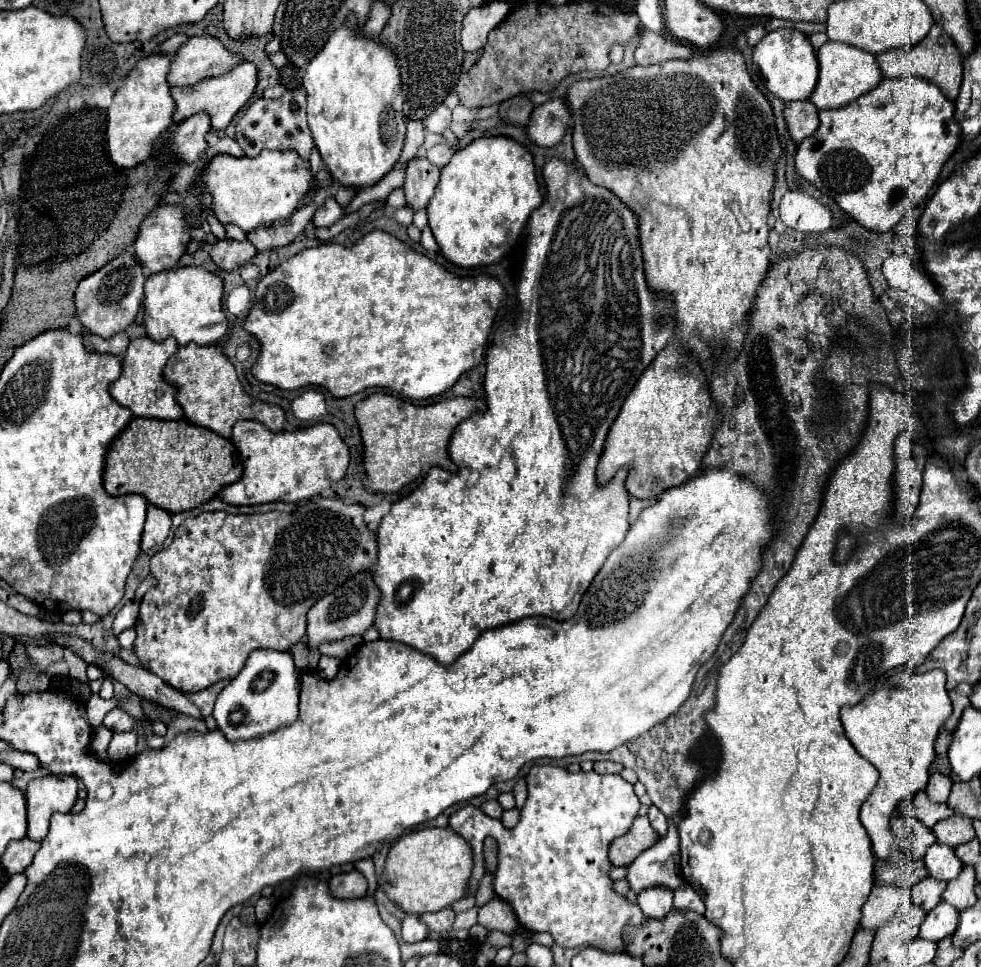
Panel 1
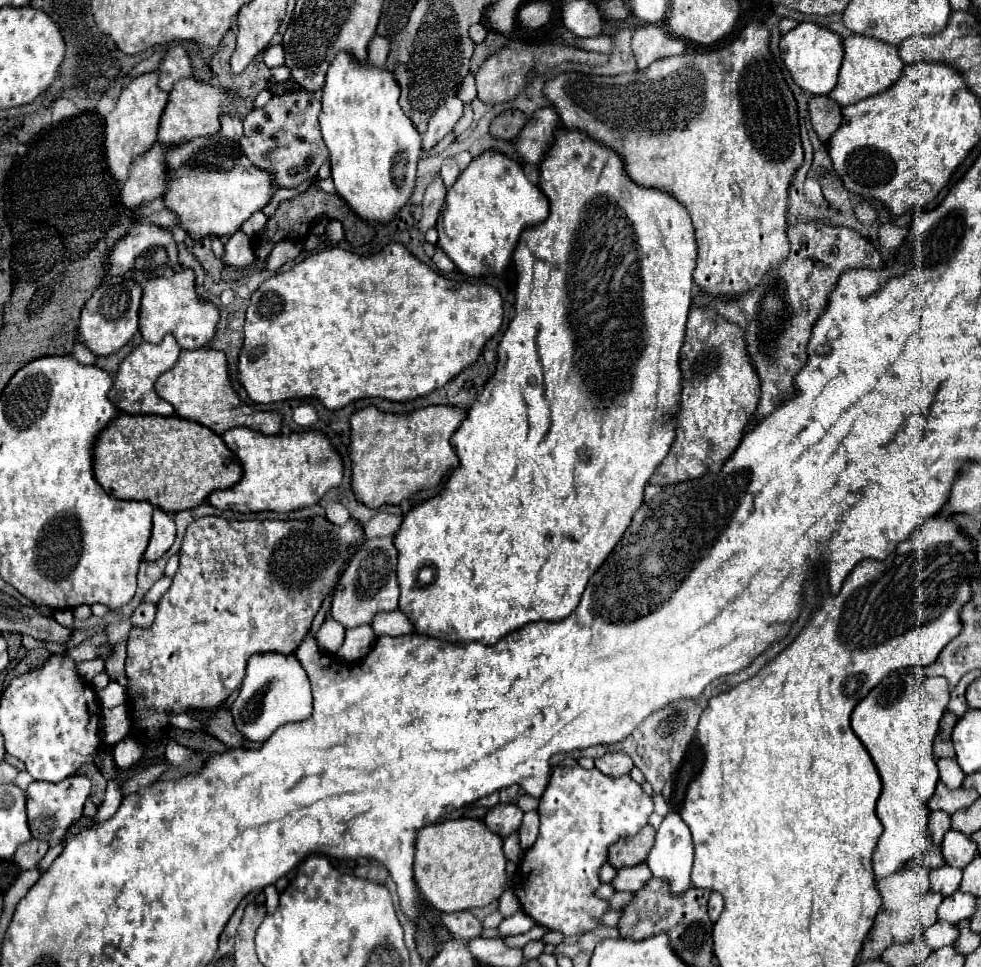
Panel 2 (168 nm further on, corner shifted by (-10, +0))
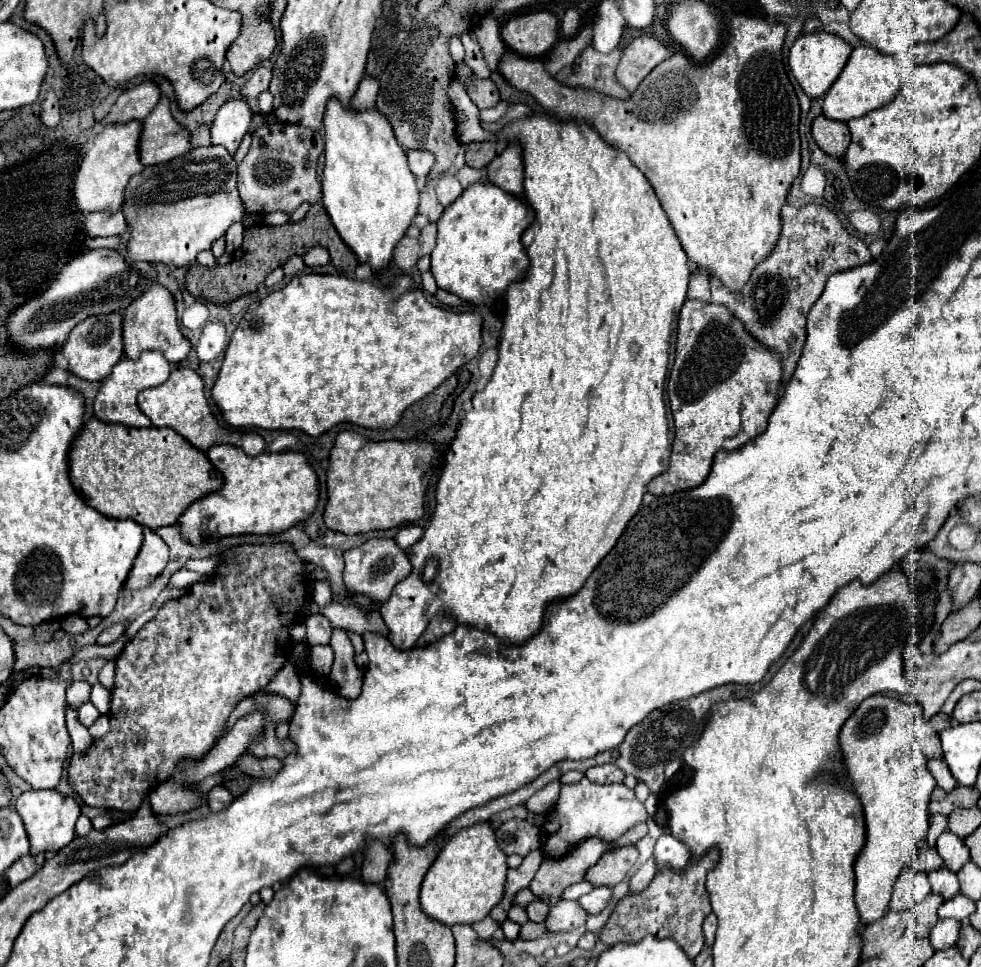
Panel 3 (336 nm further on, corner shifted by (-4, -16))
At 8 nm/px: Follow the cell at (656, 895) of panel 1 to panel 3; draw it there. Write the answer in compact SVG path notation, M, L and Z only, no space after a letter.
M674 836L658 838L652 856L654 856L656 868L670 868L676 872L682 872L690 860L688 848L684 848L684 844L680 844L680 840L676 840Z

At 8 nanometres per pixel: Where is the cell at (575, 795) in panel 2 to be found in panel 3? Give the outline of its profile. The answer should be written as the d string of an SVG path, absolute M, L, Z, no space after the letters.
M582 778L578 784L562 784L560 796L556 804L546 812L544 824L540 828L542 854L552 860L566 858L572 848L588 838L600 838L606 844L614 844L640 822L646 822L644 804L638 802L634 790L628 790L624 784L598 786L588 778Z

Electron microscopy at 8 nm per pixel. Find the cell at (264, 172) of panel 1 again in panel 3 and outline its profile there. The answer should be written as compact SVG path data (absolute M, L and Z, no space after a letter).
M198 146L186 156L170 160L166 164L146 166L140 174L132 176L126 192L124 192L124 206L122 206L128 226L130 226L130 240L128 240L128 262L164 262L168 266L190 266L194 264L196 256L204 250L210 250L210 244L218 238L224 238L228 228L236 222L244 222L246 206L238 194L236 186L236 162L234 158L220 146Z

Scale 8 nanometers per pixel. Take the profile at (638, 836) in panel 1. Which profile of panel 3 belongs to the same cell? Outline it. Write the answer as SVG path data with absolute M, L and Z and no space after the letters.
M622 846L614 848L610 852L604 852L602 858L588 870L586 878L594 886L616 886L624 880L628 870L638 860L638 850L634 846Z

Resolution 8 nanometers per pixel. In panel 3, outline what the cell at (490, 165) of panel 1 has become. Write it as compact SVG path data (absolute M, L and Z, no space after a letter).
M492 182L468 186L458 200L444 208L438 220L438 238L430 268L438 288L458 294L472 304L500 298L508 284L520 280L528 268L528 256L520 238L532 222L534 210L524 198L516 198Z

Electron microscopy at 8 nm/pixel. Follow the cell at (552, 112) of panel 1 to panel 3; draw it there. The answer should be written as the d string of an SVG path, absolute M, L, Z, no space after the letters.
M510 142L508 148L486 166L486 180L504 188L506 192L520 196L522 178L524 178L524 162L522 162L522 146L520 142Z

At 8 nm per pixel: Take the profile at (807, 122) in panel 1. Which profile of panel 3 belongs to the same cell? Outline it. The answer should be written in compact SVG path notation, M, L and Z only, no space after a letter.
M818 116L812 122L812 138L816 140L816 144L826 154L840 158L846 152L846 148L848 148L850 132L848 132L848 128L846 128L844 122L830 120L826 116Z

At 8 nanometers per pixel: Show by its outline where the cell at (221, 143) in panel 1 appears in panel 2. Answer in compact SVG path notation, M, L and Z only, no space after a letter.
M222 114L220 134L226 138L240 140L242 138L242 118L238 118L236 114Z

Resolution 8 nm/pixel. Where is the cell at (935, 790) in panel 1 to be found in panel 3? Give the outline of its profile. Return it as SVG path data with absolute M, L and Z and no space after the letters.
M930 760L928 762L928 770L930 770L930 774L934 776L934 780L938 782L938 786L942 790L952 792L956 788L956 780L952 778L952 774L950 774L950 770L948 770L944 760Z

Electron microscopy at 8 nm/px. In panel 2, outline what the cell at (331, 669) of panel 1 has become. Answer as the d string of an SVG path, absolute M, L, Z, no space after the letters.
M362 624L358 628L346 630L346 640L344 640L338 656L348 664L358 662L358 660L366 658L366 654L372 650L374 640L376 640L376 634L370 624Z

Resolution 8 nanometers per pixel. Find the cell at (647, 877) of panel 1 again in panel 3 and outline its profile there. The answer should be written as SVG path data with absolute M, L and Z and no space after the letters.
M600 886L600 888L594 888L590 894L582 896L582 898L578 900L578 904L580 904L588 914L600 914L600 912L606 908L606 904L610 902L610 898L612 898L612 890Z

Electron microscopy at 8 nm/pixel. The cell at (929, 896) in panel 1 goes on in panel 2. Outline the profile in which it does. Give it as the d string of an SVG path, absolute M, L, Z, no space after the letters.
M948 864L930 870L930 882L932 882L932 890L940 892L942 896L950 896L958 890L962 880L962 870L960 868L952 868Z

